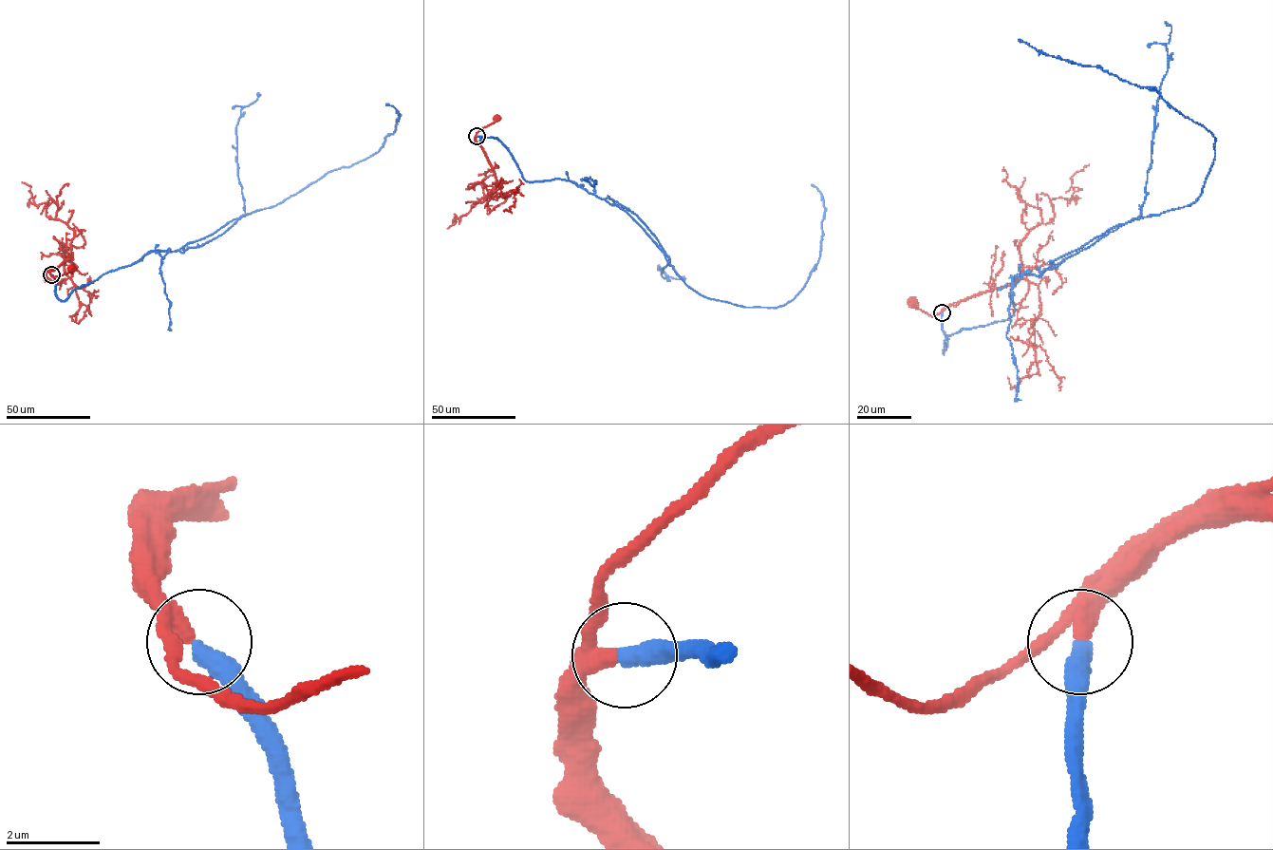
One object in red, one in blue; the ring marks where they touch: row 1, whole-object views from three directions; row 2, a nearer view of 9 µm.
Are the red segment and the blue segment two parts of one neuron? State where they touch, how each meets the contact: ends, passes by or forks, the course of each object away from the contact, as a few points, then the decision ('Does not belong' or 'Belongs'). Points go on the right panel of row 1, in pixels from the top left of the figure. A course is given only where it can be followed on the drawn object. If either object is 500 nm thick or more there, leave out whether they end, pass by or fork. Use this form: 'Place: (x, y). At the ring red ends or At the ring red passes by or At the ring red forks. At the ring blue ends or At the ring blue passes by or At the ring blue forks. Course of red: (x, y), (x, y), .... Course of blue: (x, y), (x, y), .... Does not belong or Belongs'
Place: (942, 312). At the ring red passes by. At the ring blue ends. Course of red: (942, 312), (931, 316), (913, 301). Course of blue: (942, 312), (945, 354), (1013, 314), (1022, 273), (1192, 203), (1214, 160), (1212, 134), (1153, 89), (1019, 40). Belongs

